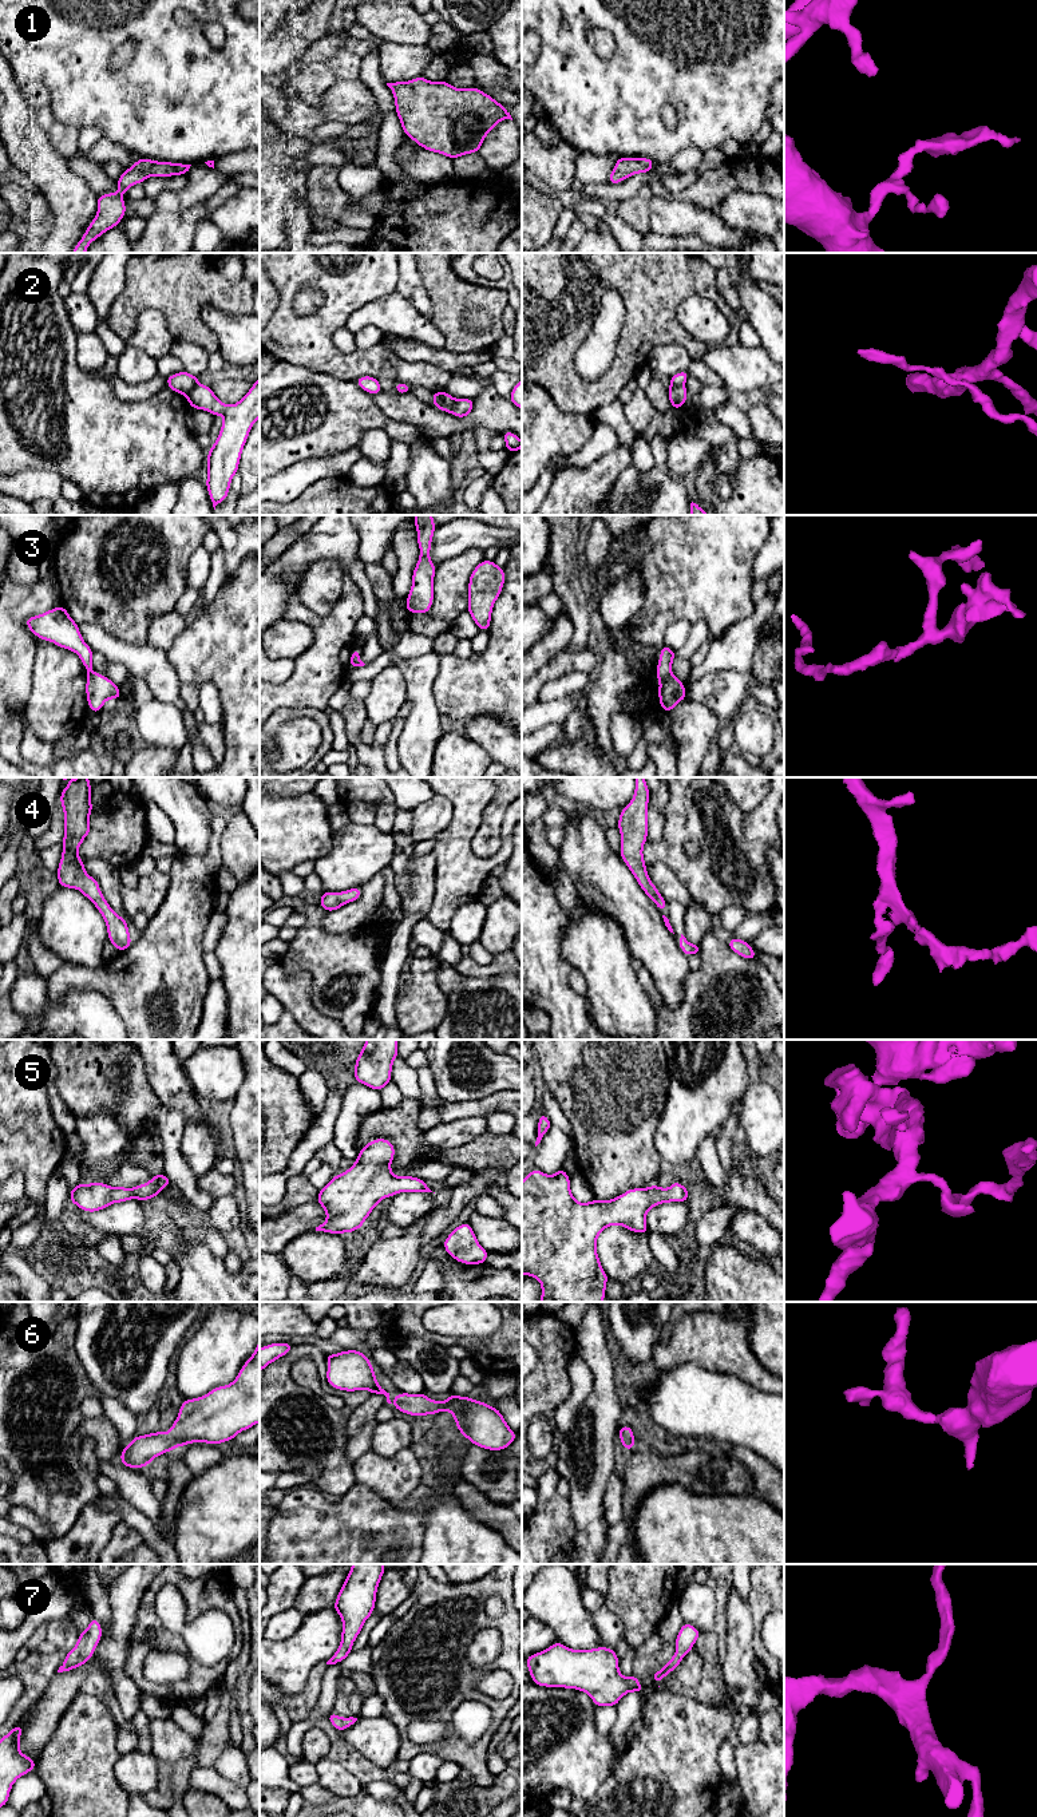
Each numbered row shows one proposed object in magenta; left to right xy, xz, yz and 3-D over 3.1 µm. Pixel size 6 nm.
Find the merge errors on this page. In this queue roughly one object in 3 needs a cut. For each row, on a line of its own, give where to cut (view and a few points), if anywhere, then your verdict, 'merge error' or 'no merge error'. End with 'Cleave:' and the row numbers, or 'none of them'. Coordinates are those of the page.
1: no cut | no merge error
2: yz (683, 384), (669, 388) | merge error
3: yz (671, 673), (661, 683) | merge error
4: no cut | no merge error
5: no cut | no merge error
6: no cut | no merge error
7: no cut | no merge error
Cleave: 2, 3

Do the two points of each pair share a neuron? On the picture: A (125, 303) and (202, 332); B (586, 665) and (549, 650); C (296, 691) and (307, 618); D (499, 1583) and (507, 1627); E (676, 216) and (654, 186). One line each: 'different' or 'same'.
A: same
B: different
C: same
D: same
E: different

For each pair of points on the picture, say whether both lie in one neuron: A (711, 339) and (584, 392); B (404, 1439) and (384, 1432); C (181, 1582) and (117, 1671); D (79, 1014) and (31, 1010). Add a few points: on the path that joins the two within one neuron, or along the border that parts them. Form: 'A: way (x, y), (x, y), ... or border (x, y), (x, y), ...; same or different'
A: border (679, 321), (705, 345), (704, 359); different
B: way (399, 1436), (390, 1436); same
C: border (137, 1624), (125, 1666), (125, 1674), (135, 1686); different
D: way (67, 1014), (43, 1014); same

